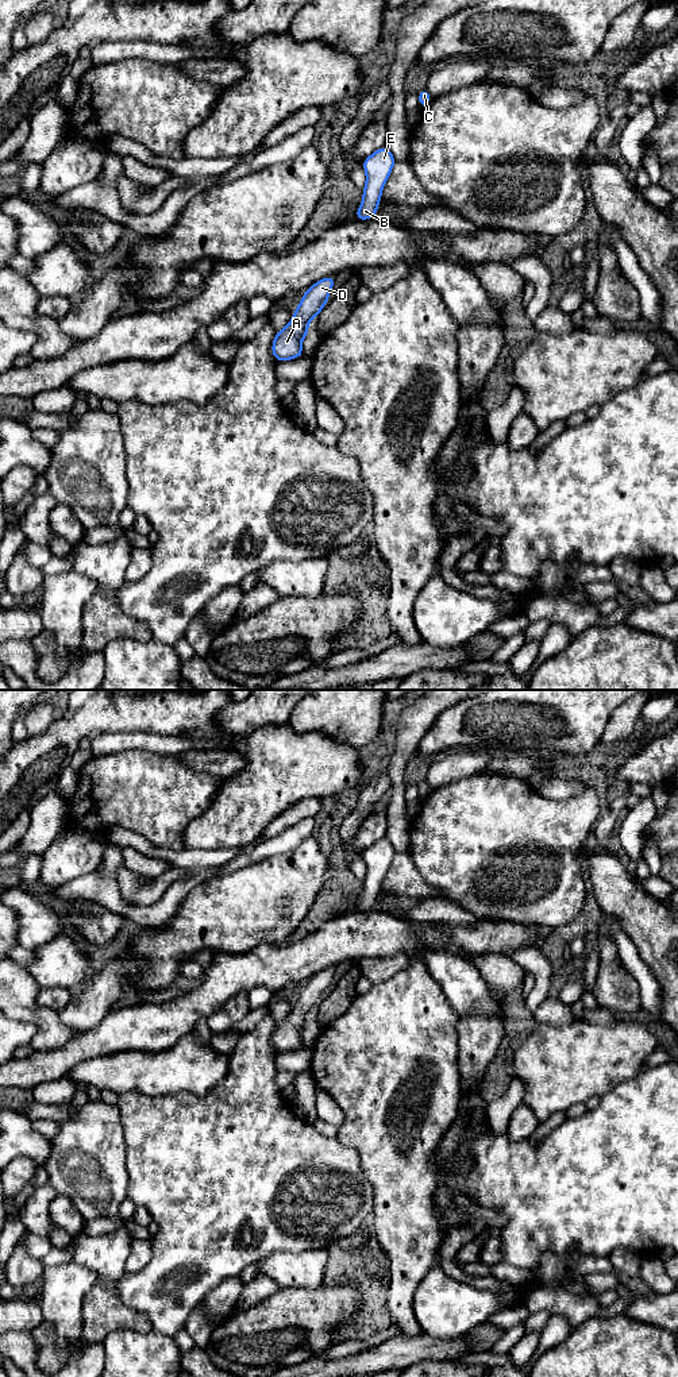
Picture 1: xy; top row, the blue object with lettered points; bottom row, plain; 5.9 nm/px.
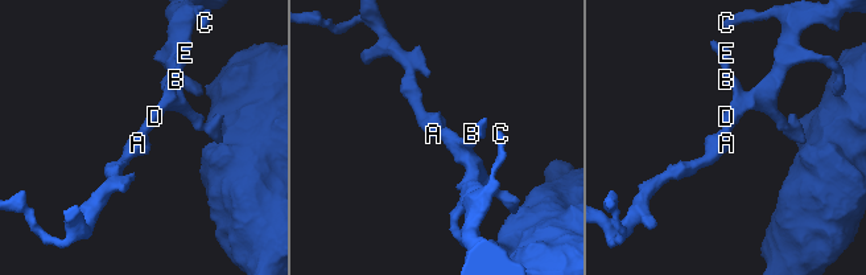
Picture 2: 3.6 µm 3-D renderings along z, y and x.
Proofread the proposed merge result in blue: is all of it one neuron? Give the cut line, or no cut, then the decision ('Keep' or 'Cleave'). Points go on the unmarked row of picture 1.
No split. Keep

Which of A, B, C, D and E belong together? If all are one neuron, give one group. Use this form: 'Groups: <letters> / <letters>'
Groups: A B C D E

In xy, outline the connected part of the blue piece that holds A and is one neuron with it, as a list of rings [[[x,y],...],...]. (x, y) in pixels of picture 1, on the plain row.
[[[335,968],[323,969],[307,980],[297,1000],[293,1003],[290,1014],[284,1021],[277,1022],[271,1035],[271,1044],[277,1053],[290,1052],[304,1046],[301,1033],[308,1027],[308,1014],[328,994]]]

